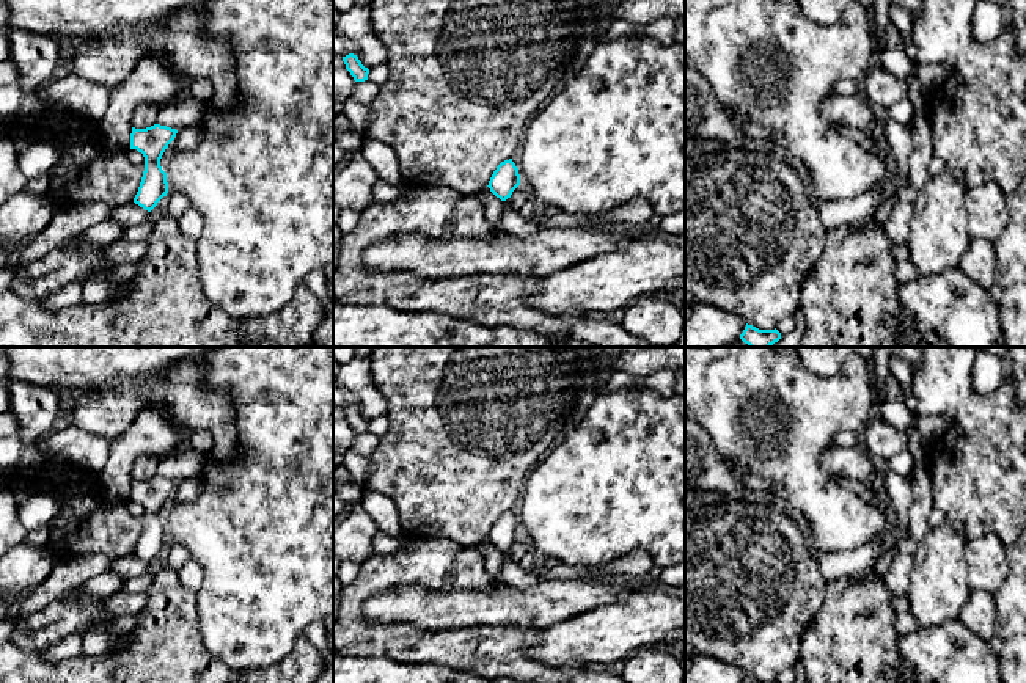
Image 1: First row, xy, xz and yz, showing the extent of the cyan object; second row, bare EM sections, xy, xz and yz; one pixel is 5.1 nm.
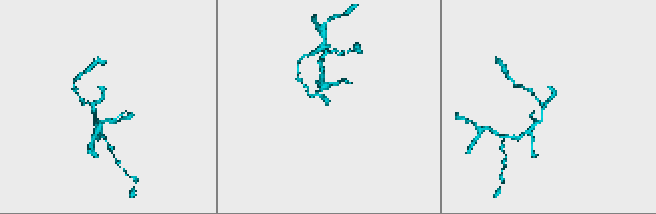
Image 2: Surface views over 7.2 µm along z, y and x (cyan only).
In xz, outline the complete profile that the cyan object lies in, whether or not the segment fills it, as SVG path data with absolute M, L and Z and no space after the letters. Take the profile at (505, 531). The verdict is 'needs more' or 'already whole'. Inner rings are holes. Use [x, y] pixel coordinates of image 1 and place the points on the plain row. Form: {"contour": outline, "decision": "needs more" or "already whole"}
{"contour": "M509 510L497 518L487 539L497 550L506 553L508 550L511 550L512 543L518 537L520 537L518 520L512 513L512 510Z", "decision": "already whole"}

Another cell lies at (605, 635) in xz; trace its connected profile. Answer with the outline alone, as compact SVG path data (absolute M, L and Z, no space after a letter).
M632 590L619 603L592 608L575 619L540 630L536 644L526 645L529 659L547 667L564 667L572 663L588 663L594 667L627 661L644 648L655 647L665 641L685 639L685 597L671 597L665 592Z

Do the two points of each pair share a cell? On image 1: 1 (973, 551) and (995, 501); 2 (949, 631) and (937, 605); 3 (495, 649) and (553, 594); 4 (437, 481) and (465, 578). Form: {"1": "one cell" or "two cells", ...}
{"1": "two cells", "2": "two cells", "3": "two cells", "4": "two cells"}

